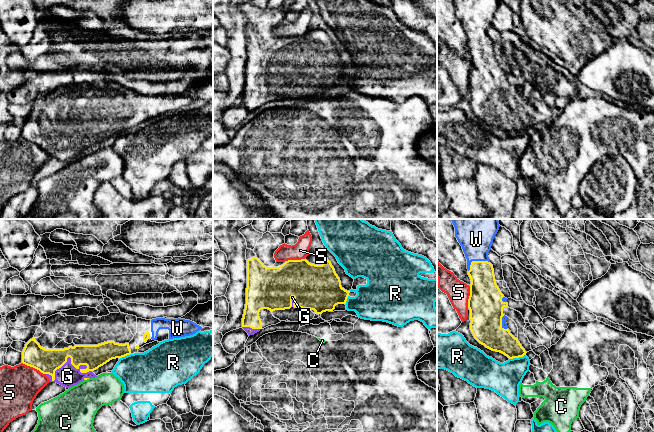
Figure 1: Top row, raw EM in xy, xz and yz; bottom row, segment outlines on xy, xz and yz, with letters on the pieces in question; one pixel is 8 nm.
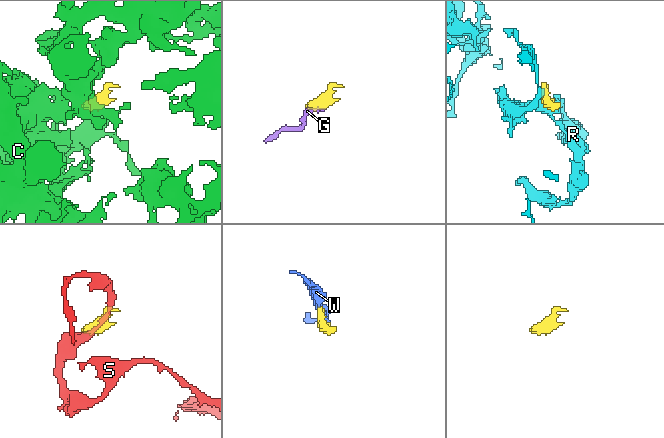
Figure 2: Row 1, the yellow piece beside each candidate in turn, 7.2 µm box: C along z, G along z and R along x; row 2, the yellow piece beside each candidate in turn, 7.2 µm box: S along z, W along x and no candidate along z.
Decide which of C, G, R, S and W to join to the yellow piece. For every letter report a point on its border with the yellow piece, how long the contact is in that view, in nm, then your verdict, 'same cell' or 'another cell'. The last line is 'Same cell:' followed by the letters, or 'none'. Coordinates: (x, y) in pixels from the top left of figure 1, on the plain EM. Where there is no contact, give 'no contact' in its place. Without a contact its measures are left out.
C: contact xy (86, 155); length 50 nm; another cell
G: contact xy (66, 136); length 380 nm; same cell
R: contact yz (517, 133); length 140 nm; another cell
S: contact xy (34, 143); length 220 nm; another cell
W: contact yz (475, 37); length 190 nm; same cell
Same cell: G, W

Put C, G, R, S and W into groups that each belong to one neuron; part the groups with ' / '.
C / G W / R / S

